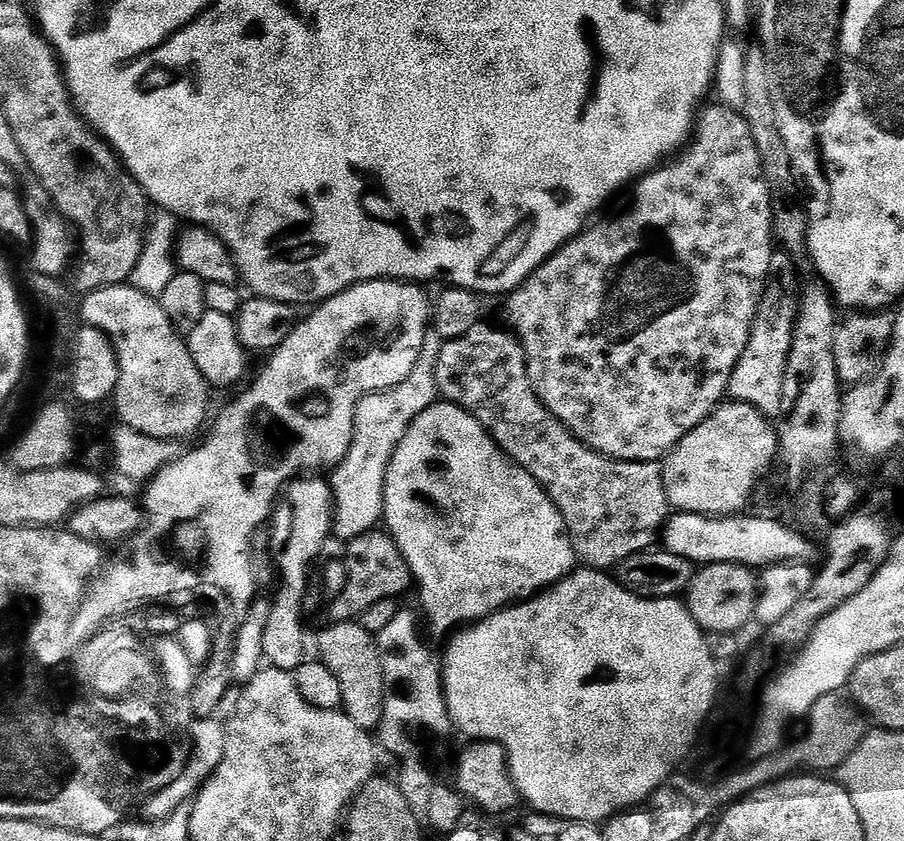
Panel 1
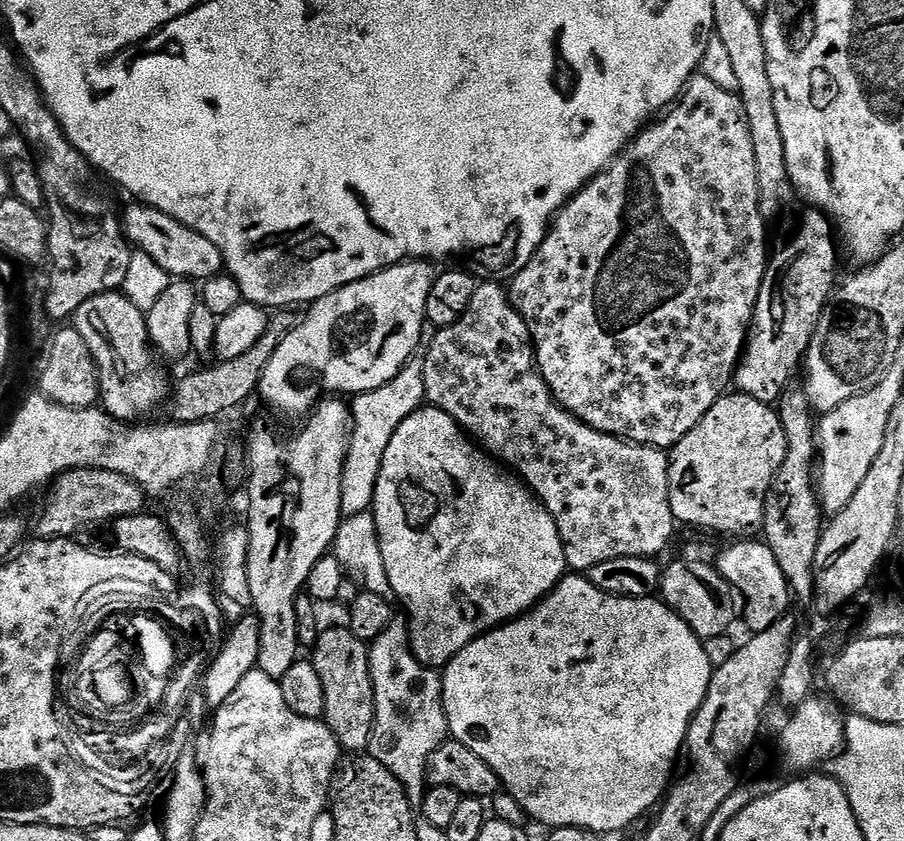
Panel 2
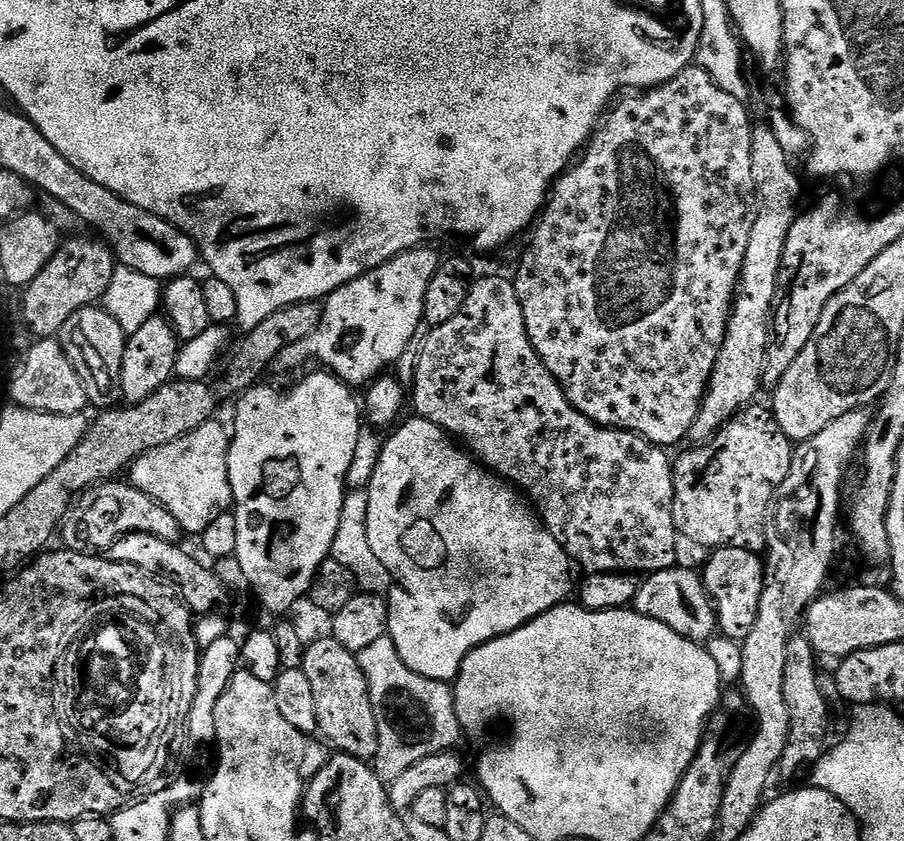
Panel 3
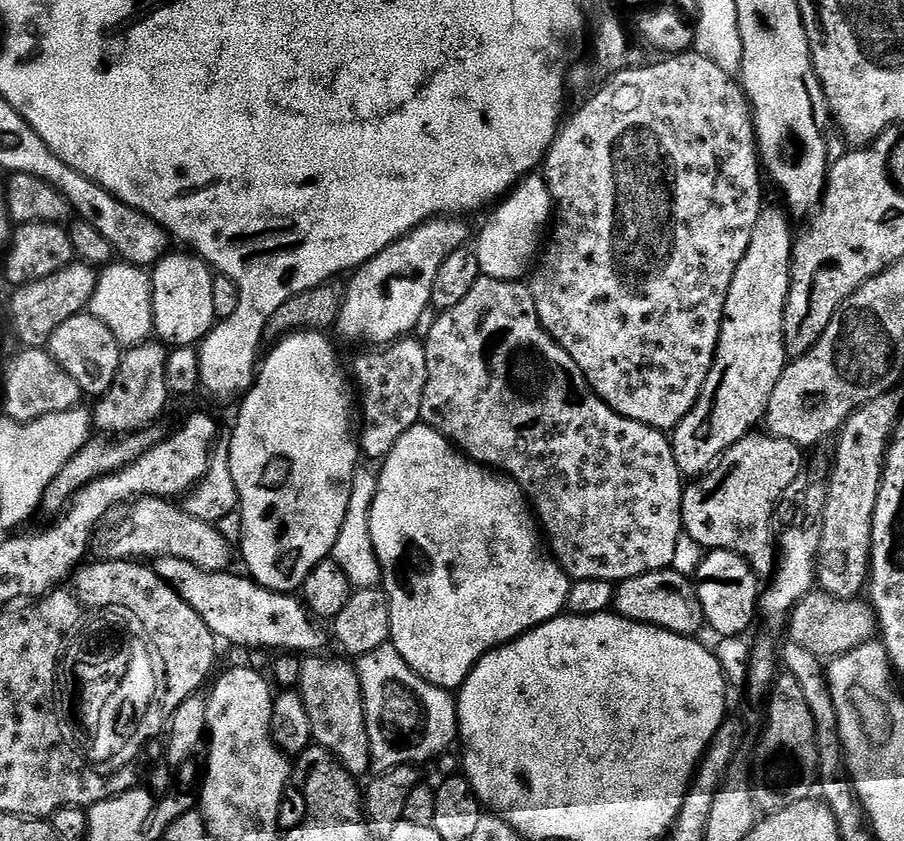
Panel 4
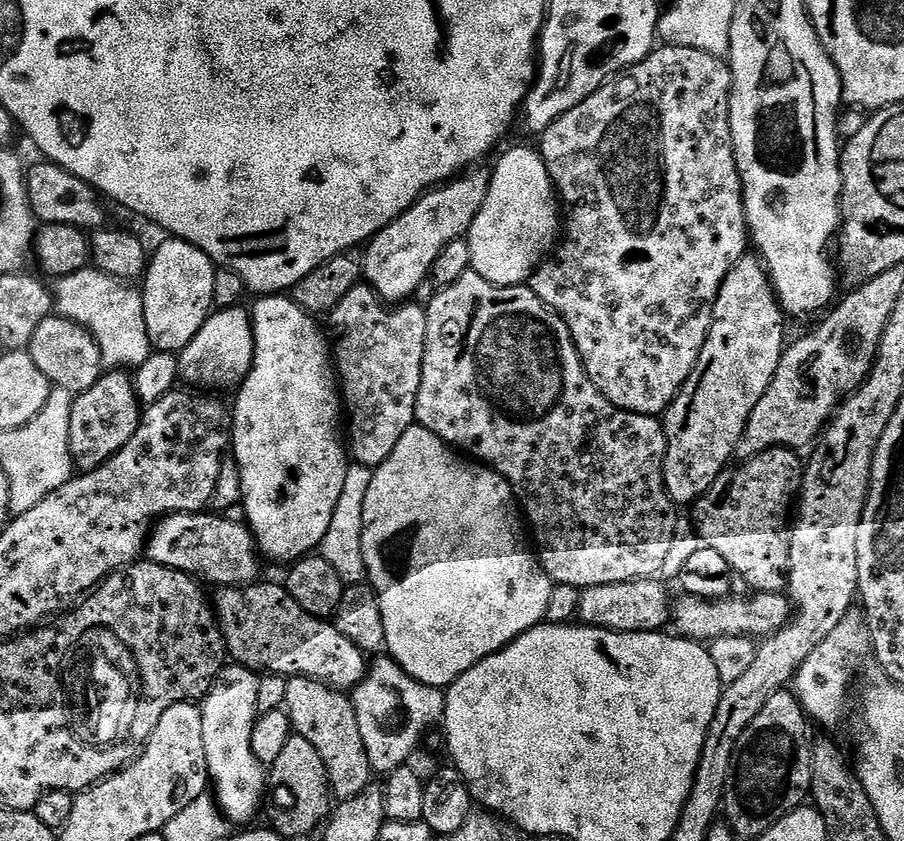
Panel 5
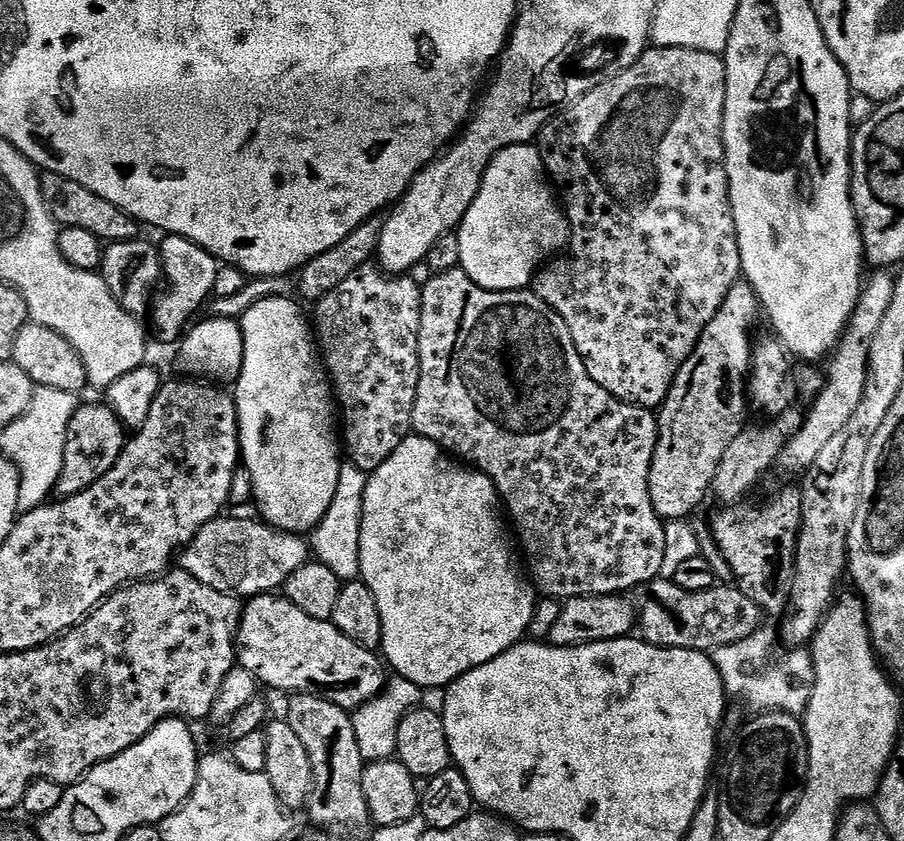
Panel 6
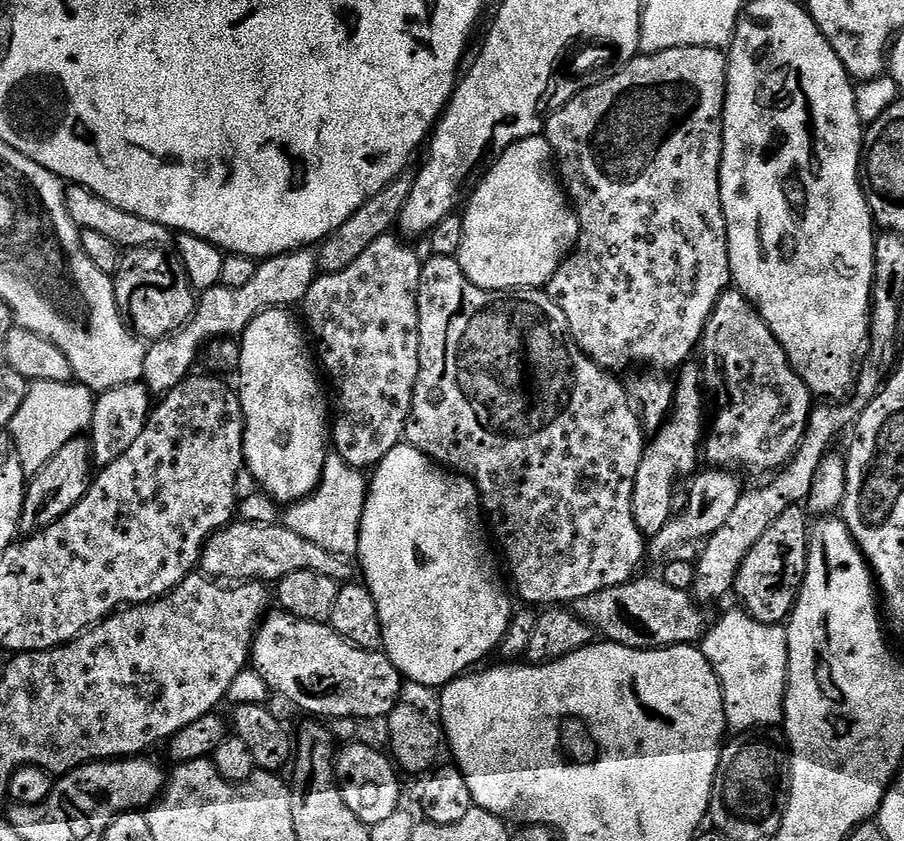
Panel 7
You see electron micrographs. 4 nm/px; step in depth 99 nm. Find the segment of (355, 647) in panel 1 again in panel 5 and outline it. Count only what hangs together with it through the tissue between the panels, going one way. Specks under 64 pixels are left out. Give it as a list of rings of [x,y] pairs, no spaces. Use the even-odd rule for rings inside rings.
[[[294,676],[286,686],[283,707],[292,720],[295,735],[306,738],[306,742],[310,742],[314,750],[318,750],[326,766],[328,786],[337,801],[354,798],[373,783],[374,773],[359,733],[355,707],[345,693],[313,677]]]

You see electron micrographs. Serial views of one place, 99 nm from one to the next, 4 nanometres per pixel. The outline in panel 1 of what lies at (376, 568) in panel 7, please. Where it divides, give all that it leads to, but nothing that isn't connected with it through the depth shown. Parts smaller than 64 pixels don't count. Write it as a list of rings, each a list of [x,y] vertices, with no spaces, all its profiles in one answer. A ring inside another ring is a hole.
[[[447,402],[422,410],[406,430],[406,438],[398,442],[386,470],[382,524],[406,558],[415,587],[420,587],[428,624],[440,636],[447,637],[503,608],[531,600],[578,564],[562,514],[544,487],[496,445],[478,418]]]

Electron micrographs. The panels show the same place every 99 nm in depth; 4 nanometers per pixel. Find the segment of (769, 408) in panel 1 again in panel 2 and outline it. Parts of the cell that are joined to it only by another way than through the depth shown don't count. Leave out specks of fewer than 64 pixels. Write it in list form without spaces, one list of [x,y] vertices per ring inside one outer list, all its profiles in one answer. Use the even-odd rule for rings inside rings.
[[[808,210],[792,241],[771,253],[764,281],[760,283],[748,343],[736,365],[734,384],[745,396],[775,405],[789,391],[788,383],[807,356],[816,323],[826,310],[824,303],[827,300],[829,303],[838,284],[836,244],[831,236],[833,240],[834,232],[828,217],[819,210]]]

